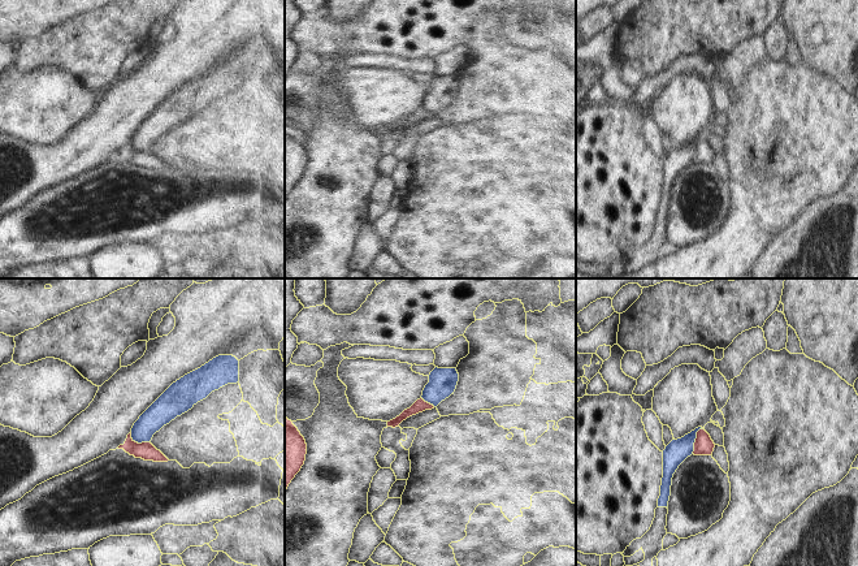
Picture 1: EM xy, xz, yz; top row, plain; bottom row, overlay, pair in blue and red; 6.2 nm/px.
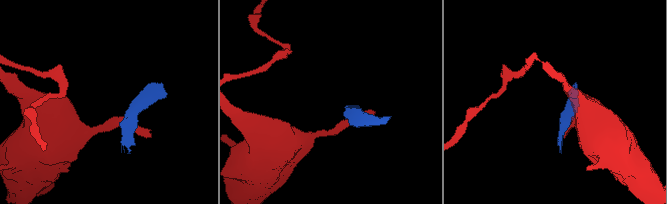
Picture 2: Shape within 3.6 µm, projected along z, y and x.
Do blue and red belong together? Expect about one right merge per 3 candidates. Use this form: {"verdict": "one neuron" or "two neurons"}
{"verdict": "two neurons"}

